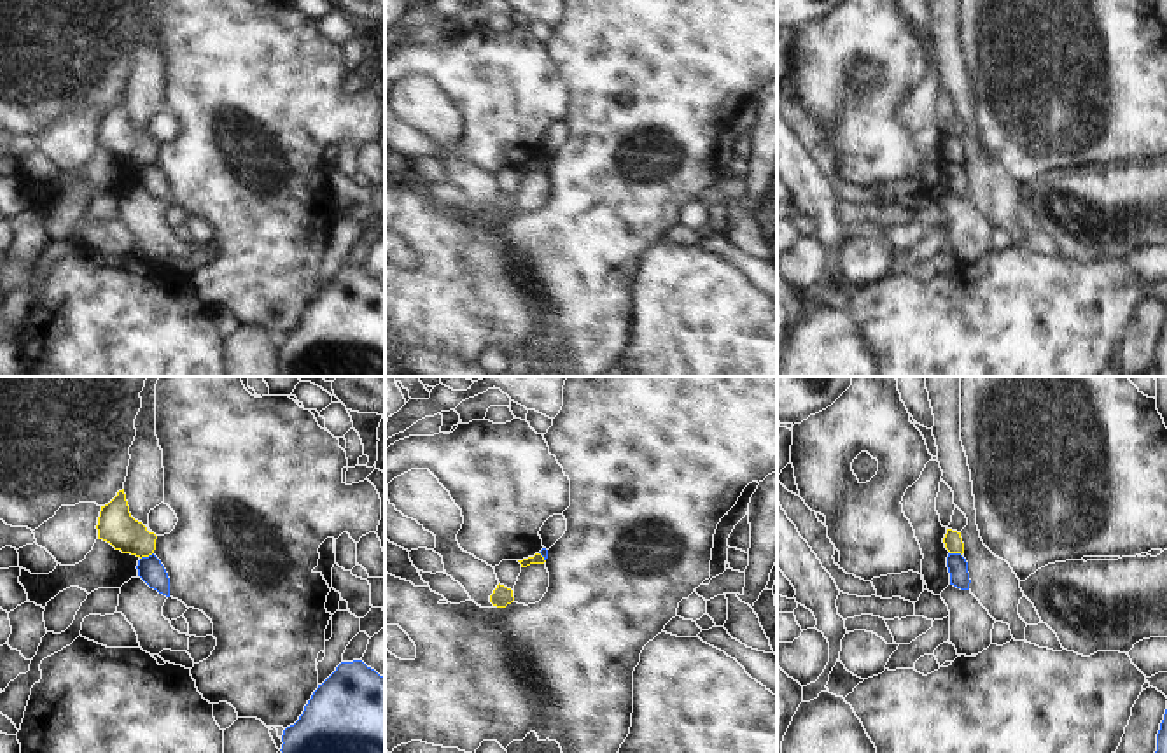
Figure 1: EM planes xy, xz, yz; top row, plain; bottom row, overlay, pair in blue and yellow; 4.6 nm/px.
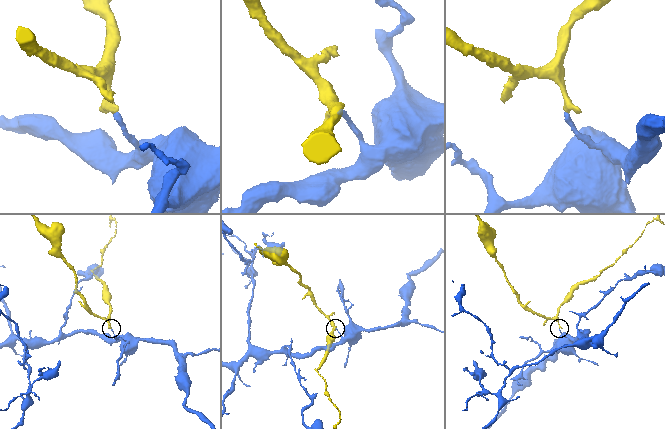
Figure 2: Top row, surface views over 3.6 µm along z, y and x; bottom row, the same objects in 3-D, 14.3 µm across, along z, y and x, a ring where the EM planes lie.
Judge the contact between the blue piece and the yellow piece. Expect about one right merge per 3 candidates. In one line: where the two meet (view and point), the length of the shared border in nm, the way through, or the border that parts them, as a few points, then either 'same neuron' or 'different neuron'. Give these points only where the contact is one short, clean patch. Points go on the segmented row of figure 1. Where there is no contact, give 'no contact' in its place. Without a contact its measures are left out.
meets blue in xy at (146, 557); contact 70 nm long; border along xy (153, 552), (140, 559); different neuron

